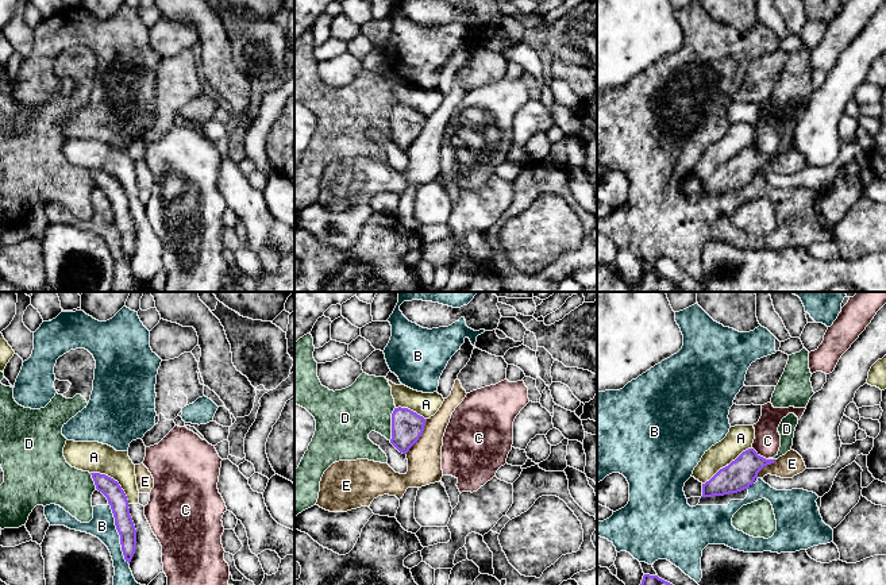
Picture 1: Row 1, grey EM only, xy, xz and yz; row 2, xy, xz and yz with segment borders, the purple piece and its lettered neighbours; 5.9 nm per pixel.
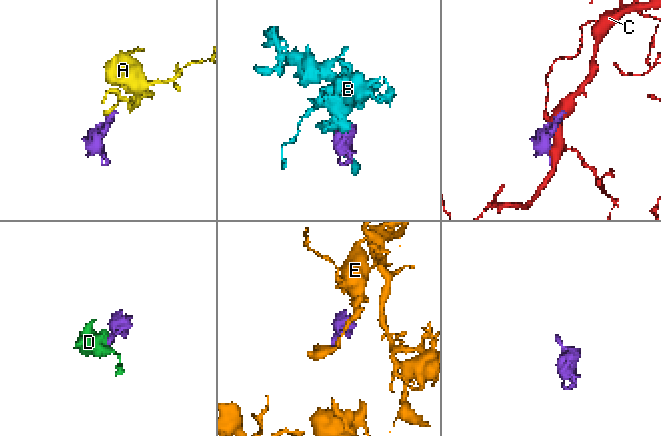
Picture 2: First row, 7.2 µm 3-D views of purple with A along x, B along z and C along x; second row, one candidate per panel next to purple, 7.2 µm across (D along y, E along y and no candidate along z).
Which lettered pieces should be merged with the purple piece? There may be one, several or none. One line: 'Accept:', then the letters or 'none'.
Accept: D

